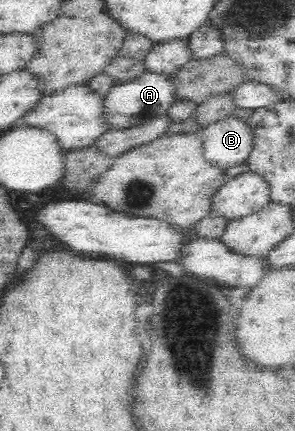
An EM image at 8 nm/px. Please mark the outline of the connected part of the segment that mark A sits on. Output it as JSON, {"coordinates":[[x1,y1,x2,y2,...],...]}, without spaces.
{"coordinates":[[147,71,125,84,113,85,106,94,104,104,104,117,108,128,131,128,168,112,169,107,177,101,173,77,173,74]]}

